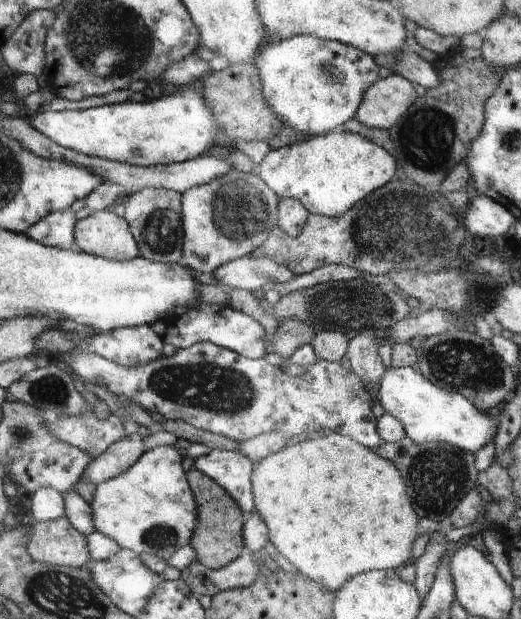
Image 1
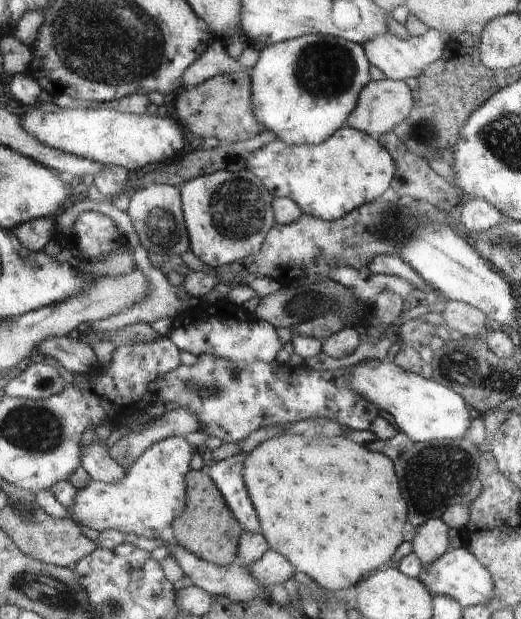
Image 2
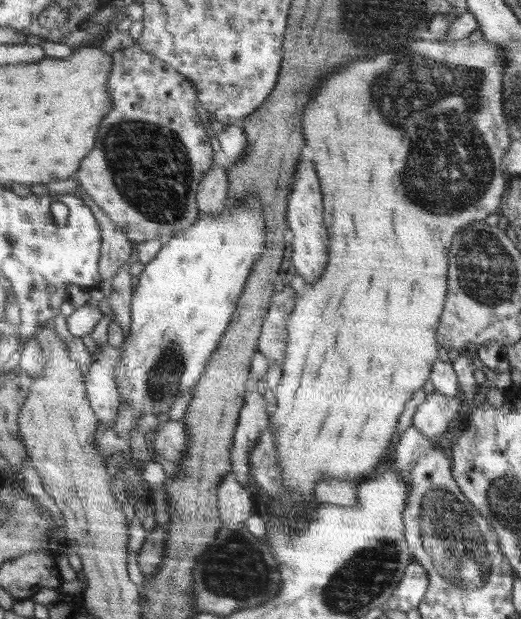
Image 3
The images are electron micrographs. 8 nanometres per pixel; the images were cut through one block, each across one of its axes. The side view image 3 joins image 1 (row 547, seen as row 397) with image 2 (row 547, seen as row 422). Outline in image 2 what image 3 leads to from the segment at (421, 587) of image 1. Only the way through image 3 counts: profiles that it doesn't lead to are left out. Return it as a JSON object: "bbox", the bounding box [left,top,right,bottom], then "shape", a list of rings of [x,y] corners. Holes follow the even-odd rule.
{"bbox":[409,520,449,568],"shape":[[[427,520],[415,532],[415,538],[409,540],[413,548],[413,556],[419,558],[421,566],[427,568],[433,560],[439,560],[441,554],[449,550],[449,534],[447,526],[441,520]]]}

